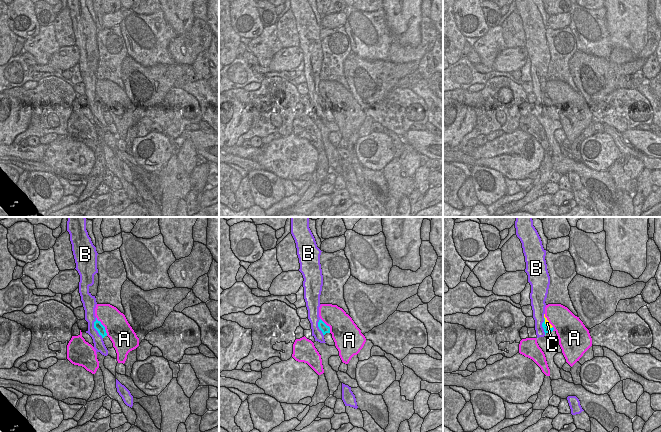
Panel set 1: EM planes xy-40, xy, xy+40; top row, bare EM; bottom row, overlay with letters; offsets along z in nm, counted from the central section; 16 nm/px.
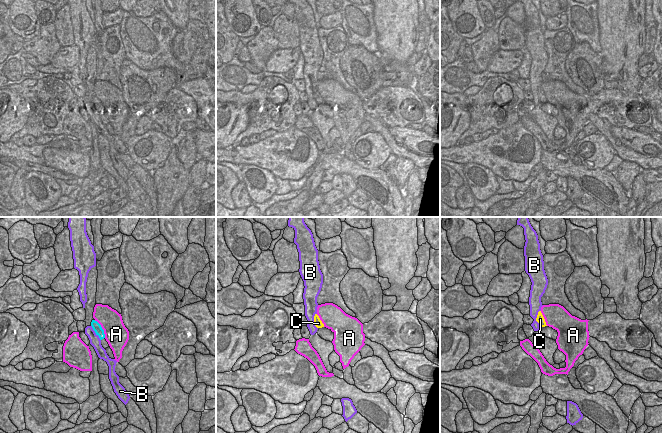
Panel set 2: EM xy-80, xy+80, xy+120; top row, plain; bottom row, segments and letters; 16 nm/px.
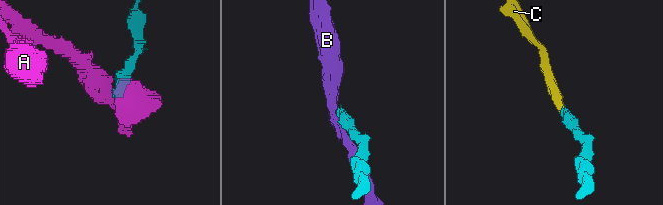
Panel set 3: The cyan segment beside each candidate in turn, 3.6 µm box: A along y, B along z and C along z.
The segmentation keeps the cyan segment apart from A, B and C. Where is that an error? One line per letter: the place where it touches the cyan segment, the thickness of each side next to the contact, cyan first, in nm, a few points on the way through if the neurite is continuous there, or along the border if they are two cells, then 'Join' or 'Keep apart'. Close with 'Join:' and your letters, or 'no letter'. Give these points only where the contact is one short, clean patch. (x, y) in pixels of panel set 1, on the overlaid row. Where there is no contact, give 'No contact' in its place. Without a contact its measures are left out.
A: Touches cyan at xy-40 (103, 326). Thickness 140 nm (cyan) against 400 nm. Boundary: xy-40 (96, 317), (104, 327), (107, 335). Keep apart
B: Touches cyan at xy-40 (94, 327). Thickness 140 nm (cyan) against 170 nm. Boundary: xy-40 (95, 318), (94, 328), (102, 338). Keep apart
C: Touches cyan at xy+40 (544, 323). Thickness 100 nm (cyan) against 70 nm. Path across: xy+40 (546, 329), (544, 323), (547, 323). Join
Join: C.

